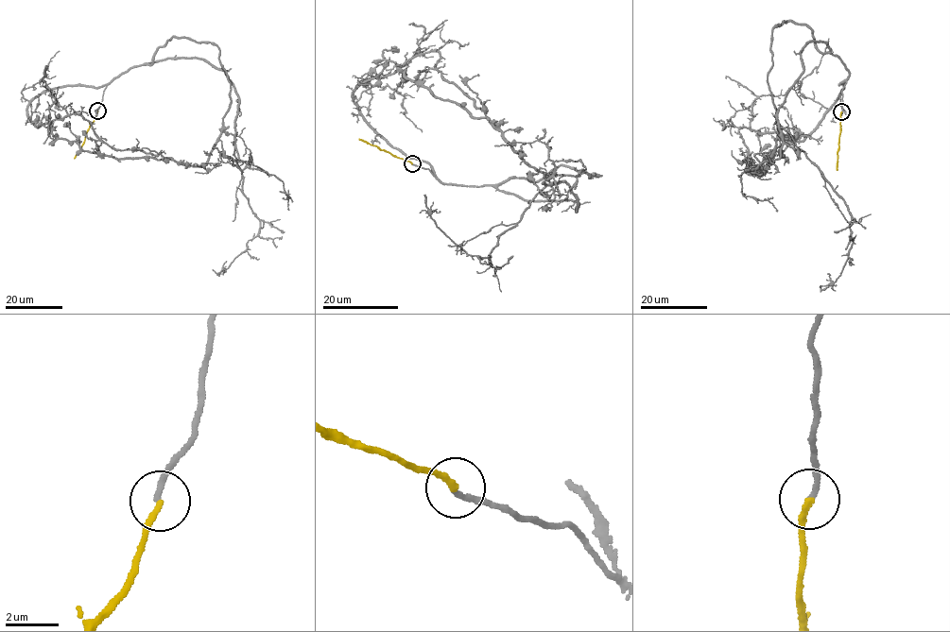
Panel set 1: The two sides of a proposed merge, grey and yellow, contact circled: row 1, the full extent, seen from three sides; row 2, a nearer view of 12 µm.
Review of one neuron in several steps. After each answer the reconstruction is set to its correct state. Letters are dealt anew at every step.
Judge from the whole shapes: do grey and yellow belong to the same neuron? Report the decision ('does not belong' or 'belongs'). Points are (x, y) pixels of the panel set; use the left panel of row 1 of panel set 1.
does not belong

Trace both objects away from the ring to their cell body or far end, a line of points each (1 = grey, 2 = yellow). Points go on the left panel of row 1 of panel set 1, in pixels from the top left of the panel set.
1: (98, 111), (106, 86), (134, 67), (195, 57), (224, 72), (238, 101), (241, 187), (260, 229), (213, 269)
2: (98, 111), (74, 158)

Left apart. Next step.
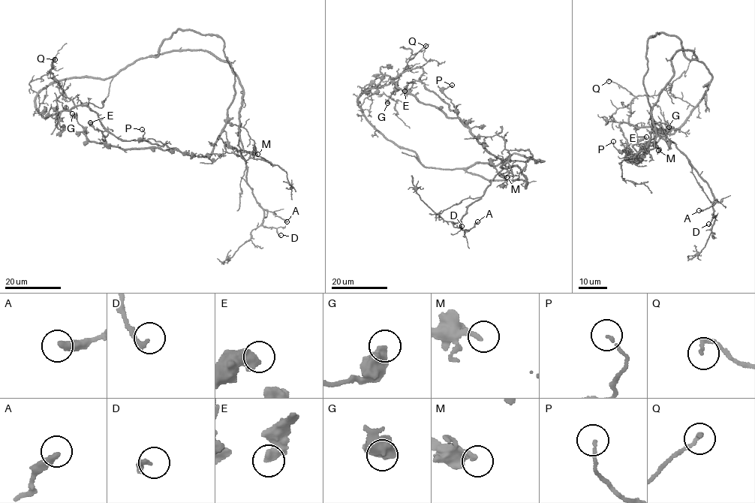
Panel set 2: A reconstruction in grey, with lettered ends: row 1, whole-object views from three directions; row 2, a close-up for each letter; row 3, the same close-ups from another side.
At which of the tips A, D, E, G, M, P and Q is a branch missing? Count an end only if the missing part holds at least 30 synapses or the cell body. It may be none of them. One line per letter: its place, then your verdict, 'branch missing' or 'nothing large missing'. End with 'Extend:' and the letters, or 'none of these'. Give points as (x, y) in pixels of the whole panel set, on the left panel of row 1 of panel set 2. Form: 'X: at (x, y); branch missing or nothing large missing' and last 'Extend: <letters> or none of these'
A: at (287, 221); nothing large missing
D: at (281, 235); nothing large missing
E: at (90, 122); nothing large missing
G: at (72, 113); nothing large missing
M: at (257, 154); nothing large missing
P: at (142, 129); nothing large missing
Q: at (55, 59); nothing large missing
Extend: none of these

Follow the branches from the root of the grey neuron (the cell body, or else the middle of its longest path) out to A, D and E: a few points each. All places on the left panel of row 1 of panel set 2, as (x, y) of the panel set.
A: (172, 149), (207, 157), (225, 124), (240, 124), (238, 146), (247, 166), (246, 181), (256, 201), (287, 221)
D: (172, 149), (207, 157), (225, 124), (240, 124), (238, 146), (246, 181), (263, 211), (263, 225), (281, 235)
E: (172, 149), (121, 149), (112, 146), (106, 143), (102, 132), (94, 129), (90, 122)

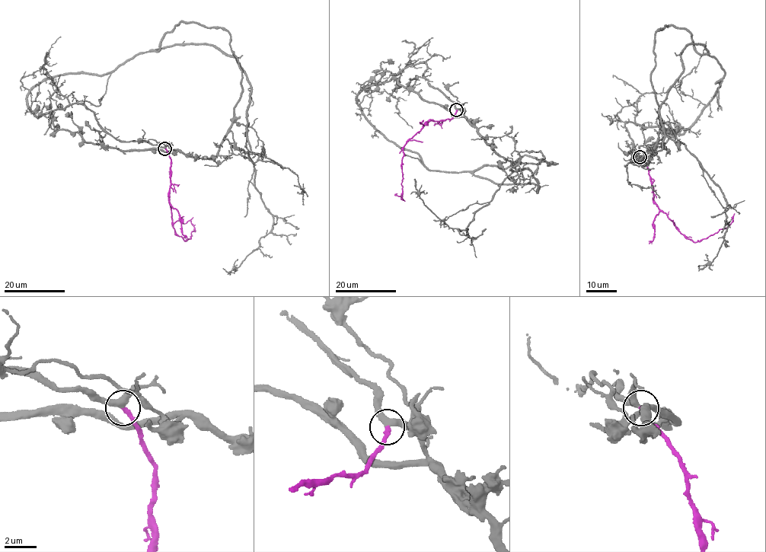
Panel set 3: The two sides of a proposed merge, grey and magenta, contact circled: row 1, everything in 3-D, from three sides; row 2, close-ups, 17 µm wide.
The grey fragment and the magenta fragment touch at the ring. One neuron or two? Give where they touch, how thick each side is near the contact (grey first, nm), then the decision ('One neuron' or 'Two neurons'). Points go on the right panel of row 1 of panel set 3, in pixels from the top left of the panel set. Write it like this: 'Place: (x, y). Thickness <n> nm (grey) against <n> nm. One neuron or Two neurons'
Place: (639, 157). Thickness 360 nm (grey) against 240 nm. One neuron

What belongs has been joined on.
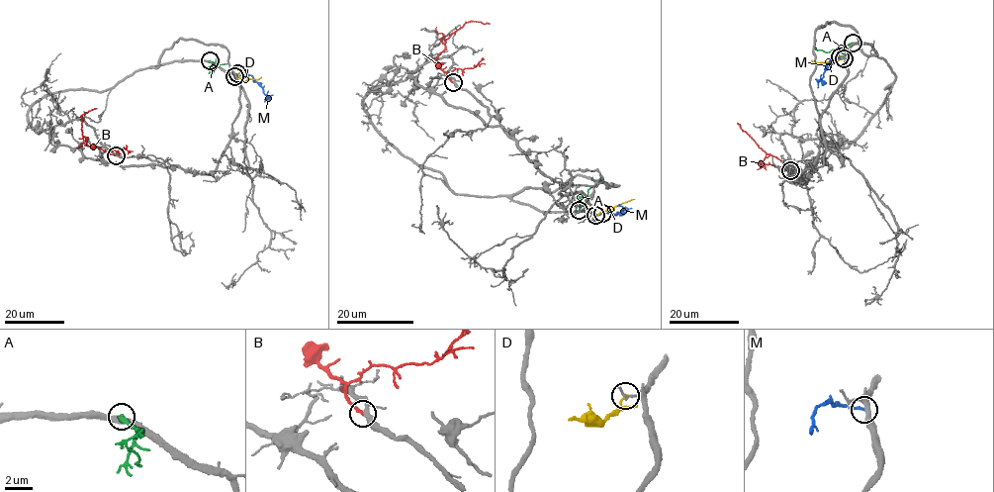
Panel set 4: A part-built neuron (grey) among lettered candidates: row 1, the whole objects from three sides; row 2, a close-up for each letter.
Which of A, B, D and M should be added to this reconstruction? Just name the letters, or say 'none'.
none

